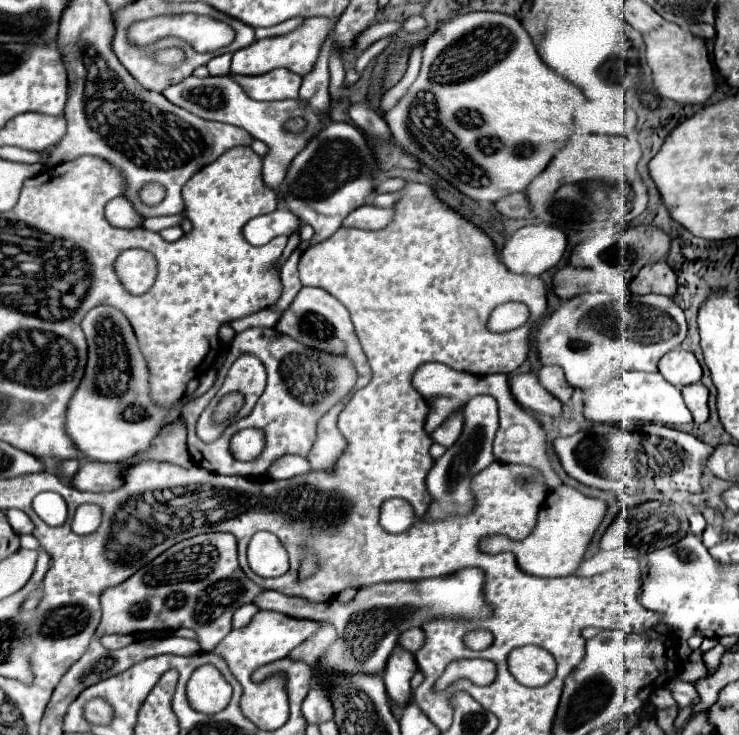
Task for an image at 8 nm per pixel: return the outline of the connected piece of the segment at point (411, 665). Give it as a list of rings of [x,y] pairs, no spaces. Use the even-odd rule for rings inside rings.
[[[399,644],[393,648],[385,668],[383,668],[383,682],[387,688],[387,694],[397,700],[397,704],[405,706],[411,698],[411,686],[409,680],[417,672],[417,664],[411,652],[401,648]]]

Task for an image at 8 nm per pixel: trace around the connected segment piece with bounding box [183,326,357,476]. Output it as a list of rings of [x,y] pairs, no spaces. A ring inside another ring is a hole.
[[[249,328],[245,332],[235,334],[229,344],[227,360],[237,360],[239,354],[255,354],[263,366],[267,368],[267,390],[259,396],[251,414],[243,420],[233,422],[225,428],[225,432],[213,442],[205,444],[195,436],[197,414],[201,414],[201,404],[211,400],[211,392],[205,392],[199,398],[191,398],[183,406],[183,420],[187,424],[187,450],[195,464],[215,472],[215,474],[235,474],[235,476],[263,476],[267,468],[285,454],[297,454],[307,458],[315,438],[317,438],[317,422],[325,412],[329,412],[337,402],[341,402],[355,386],[357,374],[353,362],[345,354],[329,354],[315,348],[309,348],[291,336],[277,332],[275,328]],[[241,428],[261,428],[267,434],[267,448],[261,458],[253,462],[237,462],[229,454],[229,438]]]

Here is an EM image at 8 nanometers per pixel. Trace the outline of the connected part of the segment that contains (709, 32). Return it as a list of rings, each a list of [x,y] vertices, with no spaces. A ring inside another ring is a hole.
[[[697,23],[691,25],[691,32],[701,38],[712,39],[715,36],[714,26],[706,23]]]

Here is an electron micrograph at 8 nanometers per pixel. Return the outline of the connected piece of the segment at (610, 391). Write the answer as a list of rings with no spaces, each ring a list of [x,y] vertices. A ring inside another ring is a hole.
[[[629,372],[609,384],[597,384],[595,390],[585,392],[585,418],[591,422],[609,422],[619,424],[627,420],[655,422],[655,424],[671,424],[683,426],[693,420],[689,408],[683,402],[681,390],[669,384],[661,374],[647,372]]]

